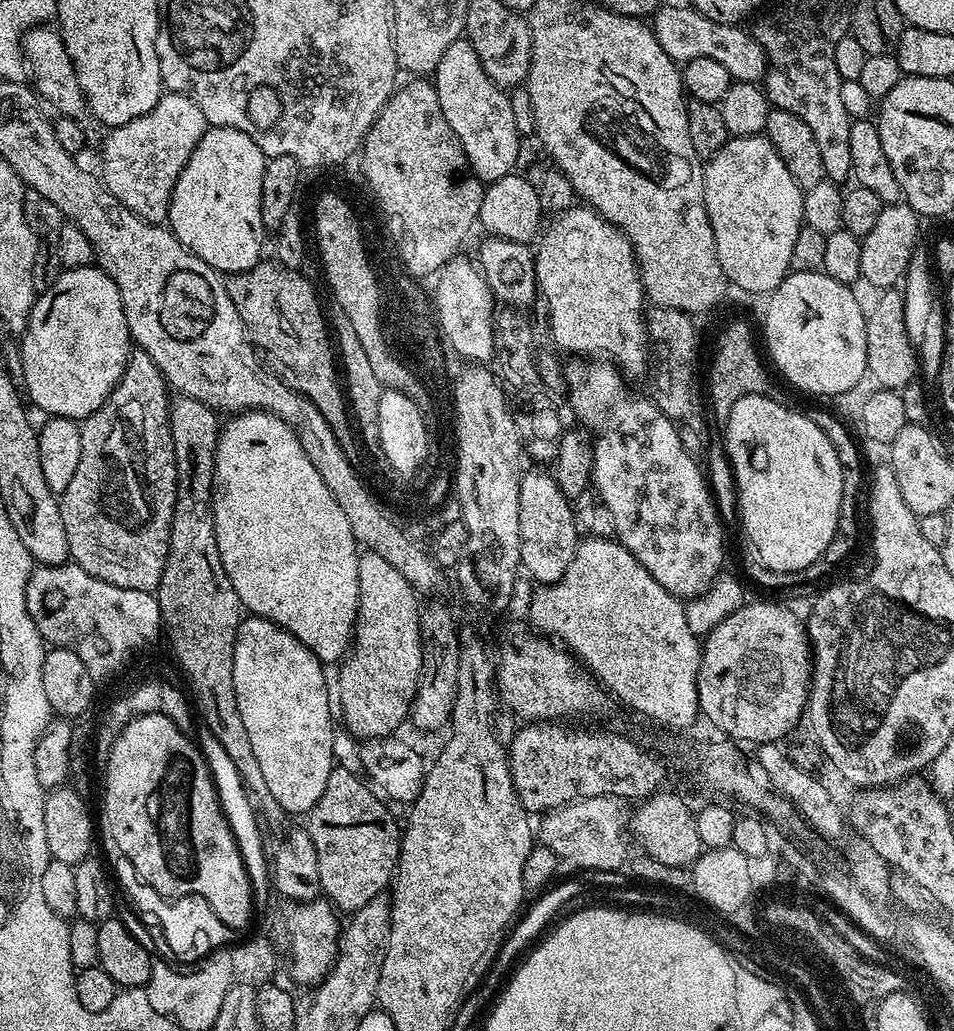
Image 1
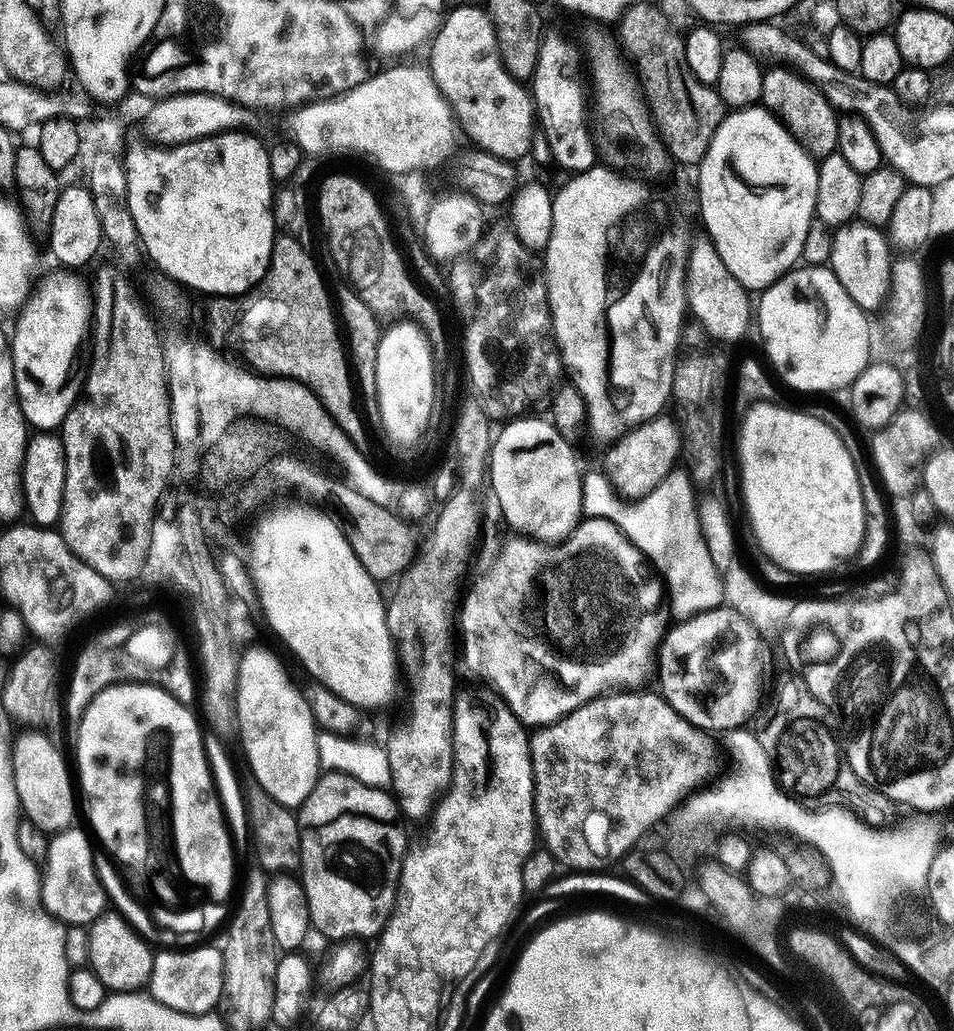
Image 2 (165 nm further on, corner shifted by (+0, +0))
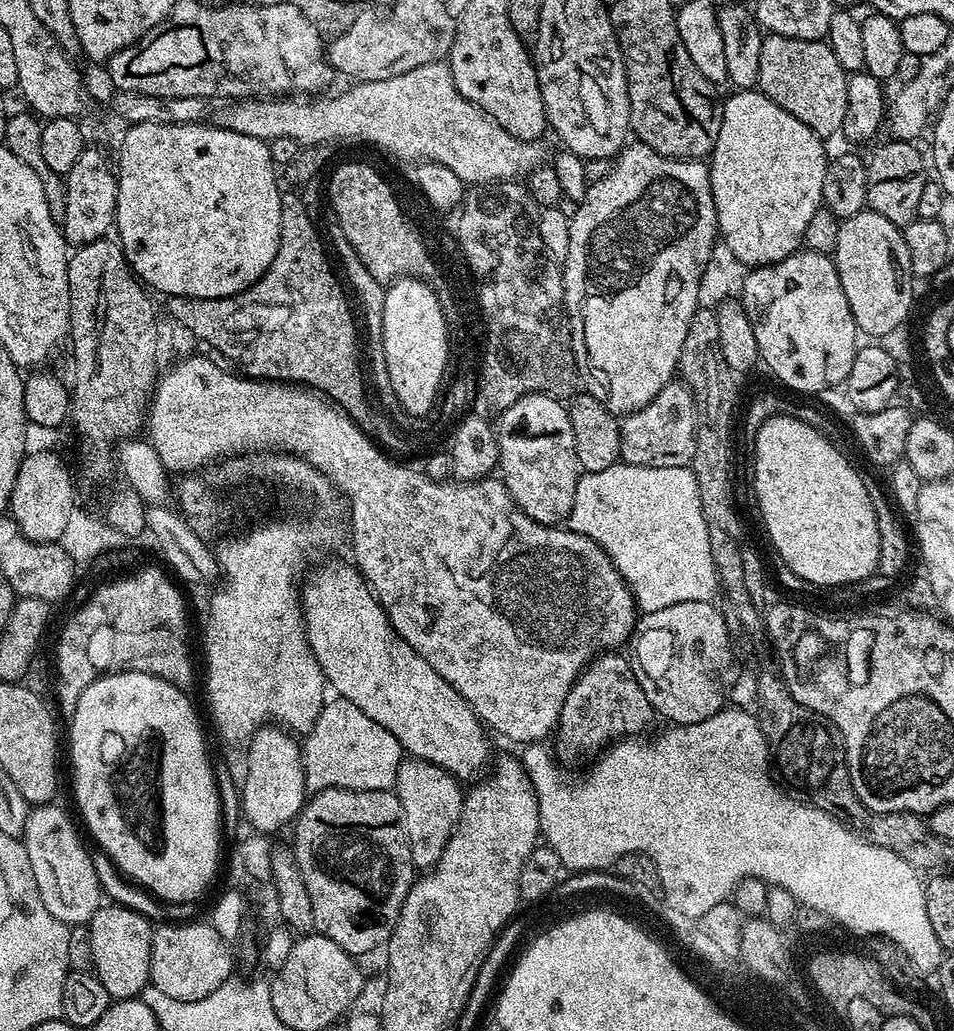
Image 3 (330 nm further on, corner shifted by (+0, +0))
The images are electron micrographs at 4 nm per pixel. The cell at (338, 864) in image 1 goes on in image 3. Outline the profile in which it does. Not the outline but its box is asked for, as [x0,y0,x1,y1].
[294,788,414,958]

